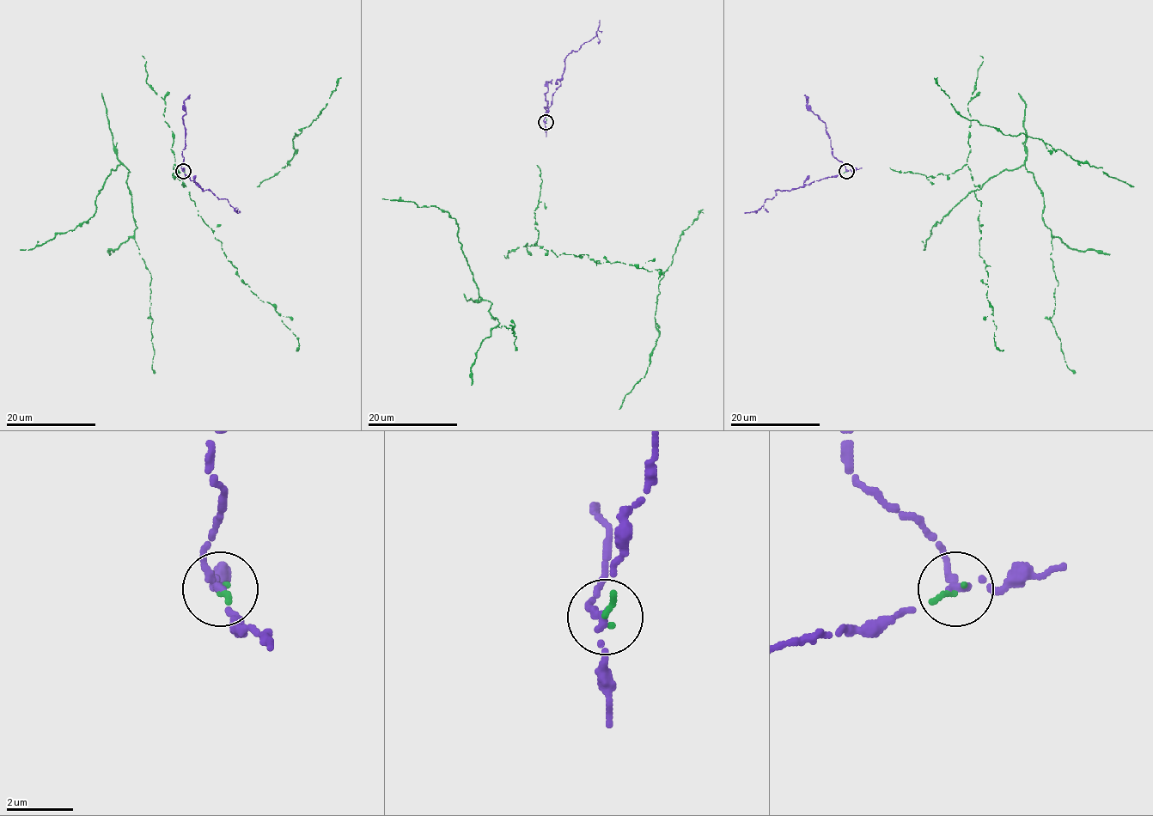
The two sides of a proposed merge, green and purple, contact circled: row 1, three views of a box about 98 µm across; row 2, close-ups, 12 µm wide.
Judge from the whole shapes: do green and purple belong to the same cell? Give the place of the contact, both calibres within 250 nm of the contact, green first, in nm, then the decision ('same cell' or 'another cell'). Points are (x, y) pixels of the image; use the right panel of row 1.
at (846, 171); 150 nm thick on the green side, 170 nm on the other; same cell

